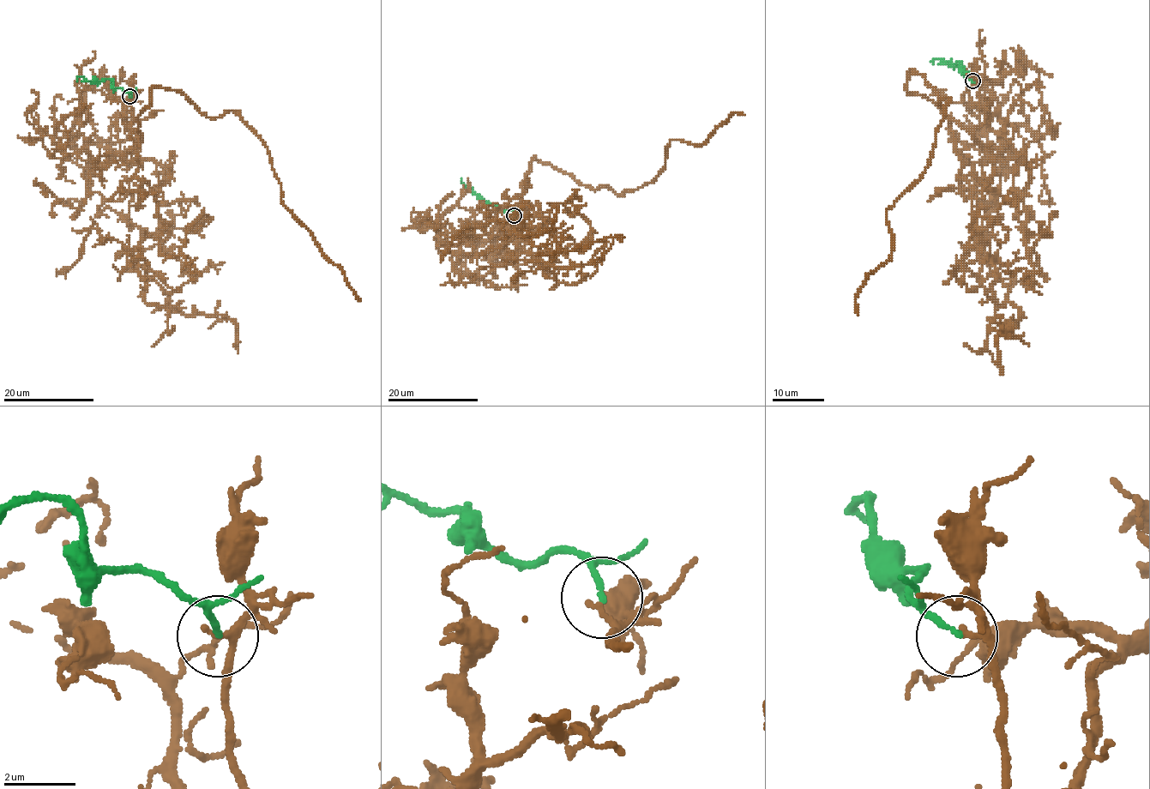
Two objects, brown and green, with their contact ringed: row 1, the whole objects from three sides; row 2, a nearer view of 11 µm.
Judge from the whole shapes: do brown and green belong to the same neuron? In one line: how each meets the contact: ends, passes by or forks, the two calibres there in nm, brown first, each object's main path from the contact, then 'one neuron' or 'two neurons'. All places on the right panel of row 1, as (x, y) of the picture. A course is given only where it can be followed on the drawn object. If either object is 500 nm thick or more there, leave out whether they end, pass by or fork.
brown passes by | green ends | 150/160 nm | brown via (973, 81), (971, 130), (907, 74), (949, 99), (858, 316) | green via (972, 81), (966, 75), (967, 72), (960, 62), (954, 66), (942, 58), (935, 58), (931, 62) | two neurons

